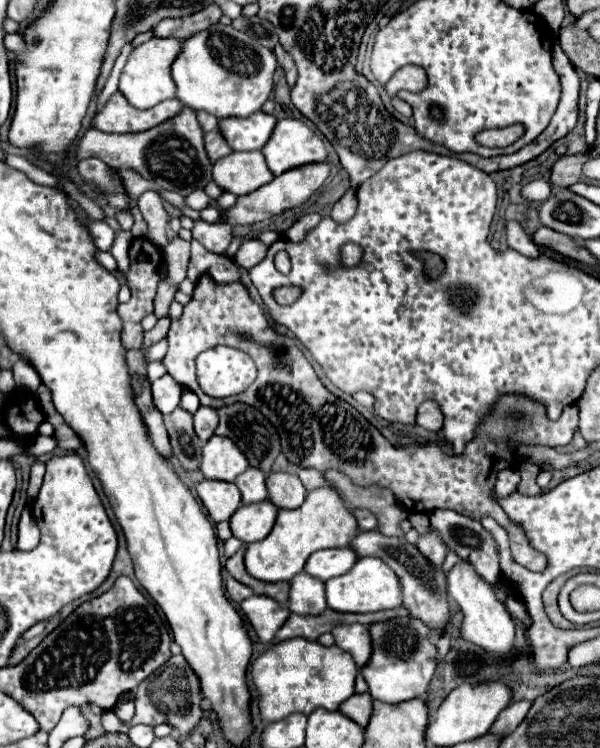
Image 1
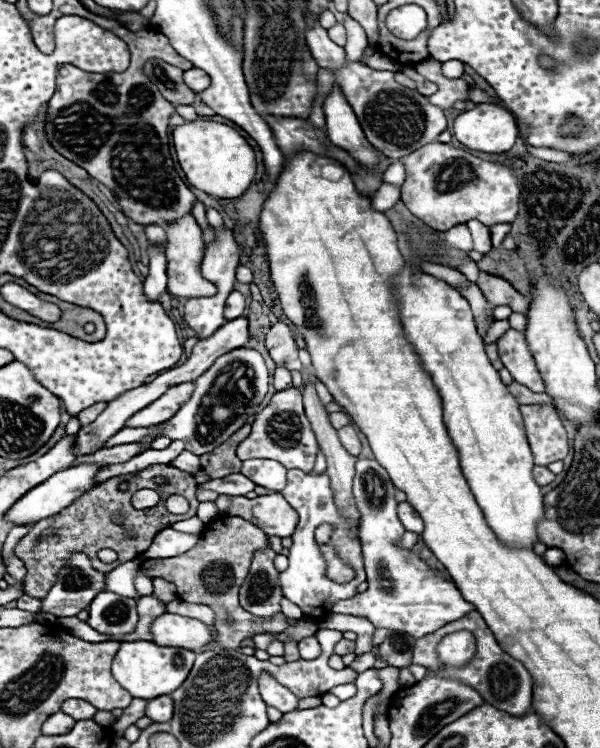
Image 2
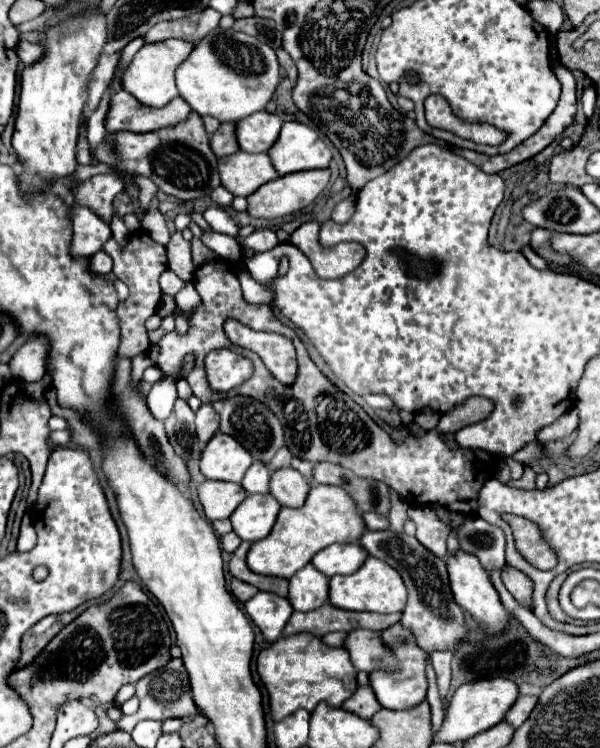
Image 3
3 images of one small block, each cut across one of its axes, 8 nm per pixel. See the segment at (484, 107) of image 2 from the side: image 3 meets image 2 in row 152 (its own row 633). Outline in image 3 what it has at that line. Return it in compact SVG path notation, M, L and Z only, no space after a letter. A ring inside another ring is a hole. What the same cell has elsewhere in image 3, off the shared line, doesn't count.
M458 550L456 554L446 554L446 566L448 566L448 574L450 574L450 586L452 586L452 594L456 598L456 602L470 614L474 616L474 620L478 620L480 624L486 626L488 634L500 634L508 622L506 610L500 602L500 596L496 592L496 588L490 582L488 572L480 566L480 560L464 550Z

